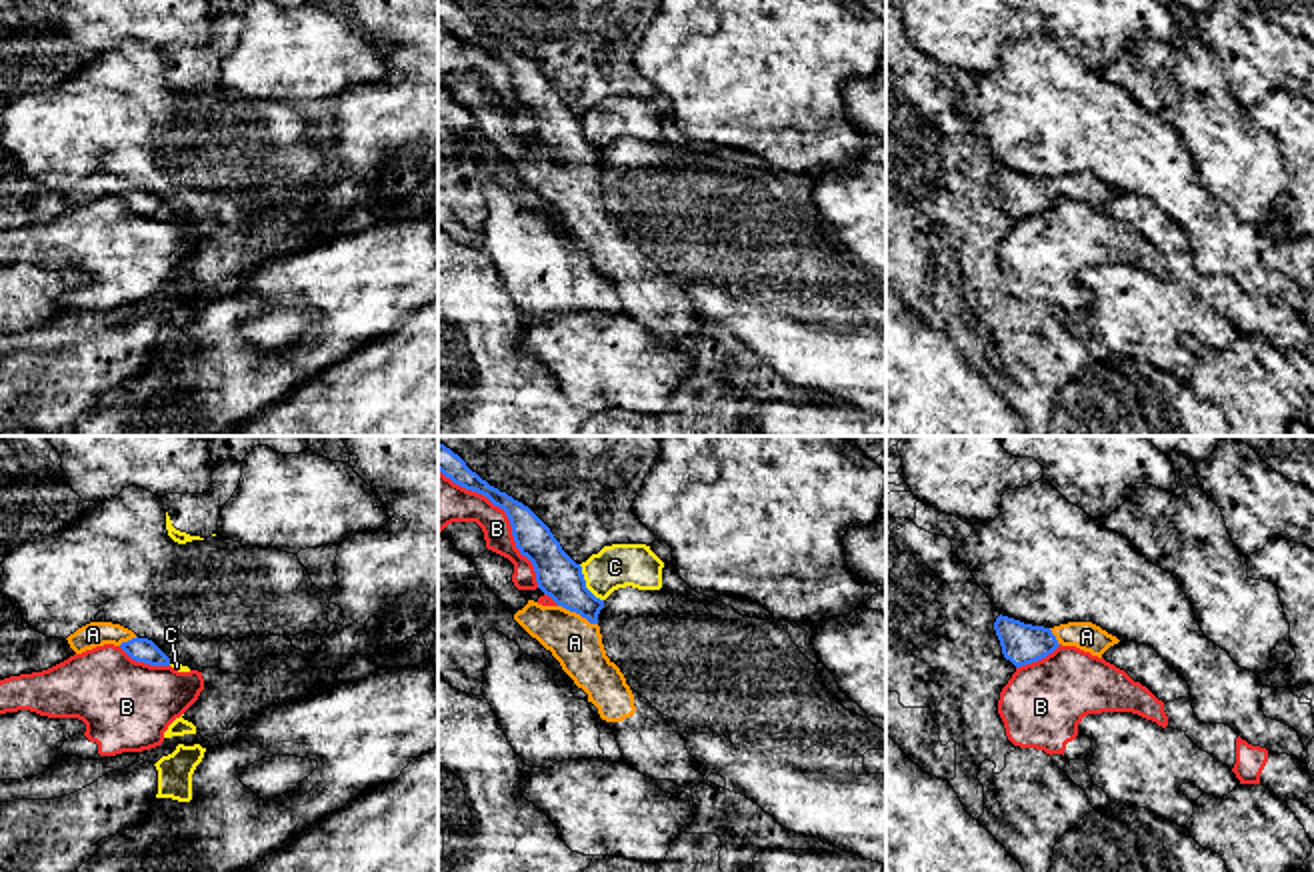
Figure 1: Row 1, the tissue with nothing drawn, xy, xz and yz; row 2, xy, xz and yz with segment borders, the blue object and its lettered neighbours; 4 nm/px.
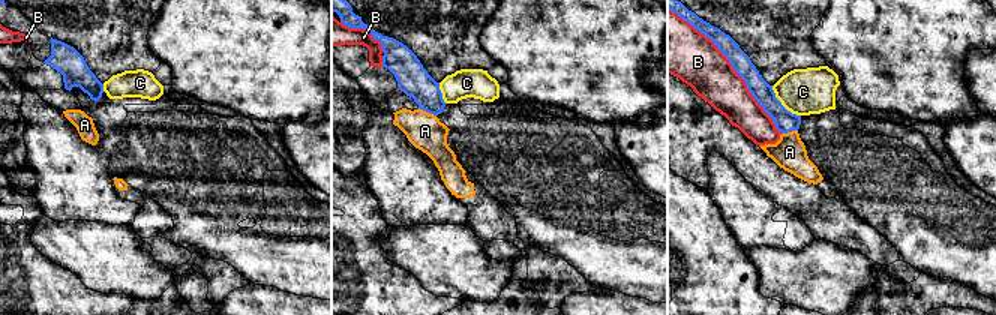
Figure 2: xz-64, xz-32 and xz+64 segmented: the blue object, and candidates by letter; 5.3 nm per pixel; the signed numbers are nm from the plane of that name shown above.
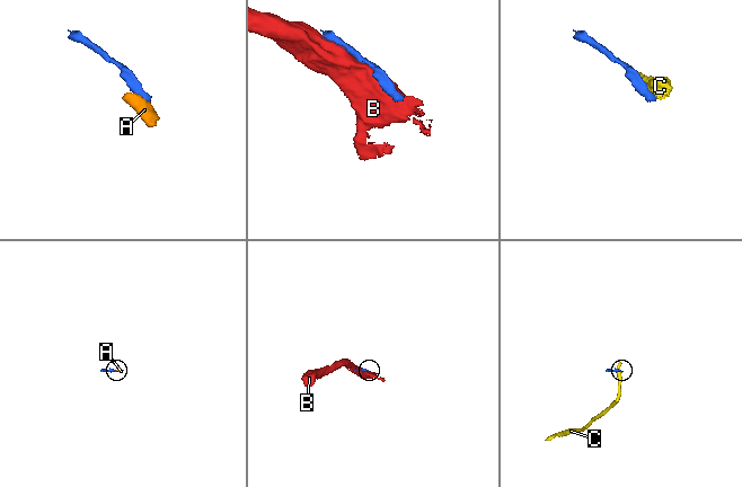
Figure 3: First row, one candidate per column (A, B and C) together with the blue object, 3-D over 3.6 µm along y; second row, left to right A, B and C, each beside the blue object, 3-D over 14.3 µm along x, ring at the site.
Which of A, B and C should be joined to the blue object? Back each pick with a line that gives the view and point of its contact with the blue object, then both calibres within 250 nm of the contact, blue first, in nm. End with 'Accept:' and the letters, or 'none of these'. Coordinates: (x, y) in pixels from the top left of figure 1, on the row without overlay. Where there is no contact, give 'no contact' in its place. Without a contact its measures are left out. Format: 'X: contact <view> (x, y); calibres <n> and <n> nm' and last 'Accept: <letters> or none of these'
A: contact xz (578, 164); calibres 180 and 200 nm
Accept: A

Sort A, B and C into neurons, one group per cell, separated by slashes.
A / B / C

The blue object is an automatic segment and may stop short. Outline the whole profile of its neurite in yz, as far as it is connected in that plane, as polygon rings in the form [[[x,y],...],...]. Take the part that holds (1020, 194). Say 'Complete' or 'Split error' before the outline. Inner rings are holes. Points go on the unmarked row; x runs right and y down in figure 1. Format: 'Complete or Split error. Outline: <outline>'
Split error. Outline: [[[998,168],[994,174],[1002,206],[1016,220],[1038,214],[1060,196],[1076,198],[1092,208],[1102,206],[1120,192],[1092,174],[1068,174],[1054,180],[1032,178],[1020,172]]]

